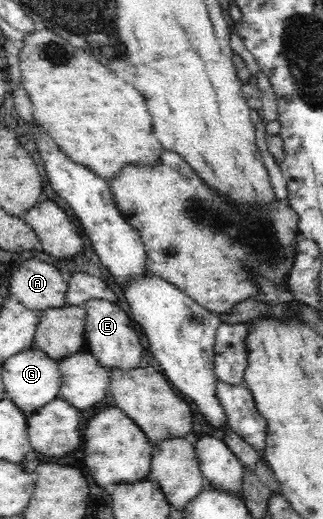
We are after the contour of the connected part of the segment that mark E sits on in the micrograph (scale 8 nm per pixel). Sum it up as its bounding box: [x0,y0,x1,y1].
[84,299,144,370]

